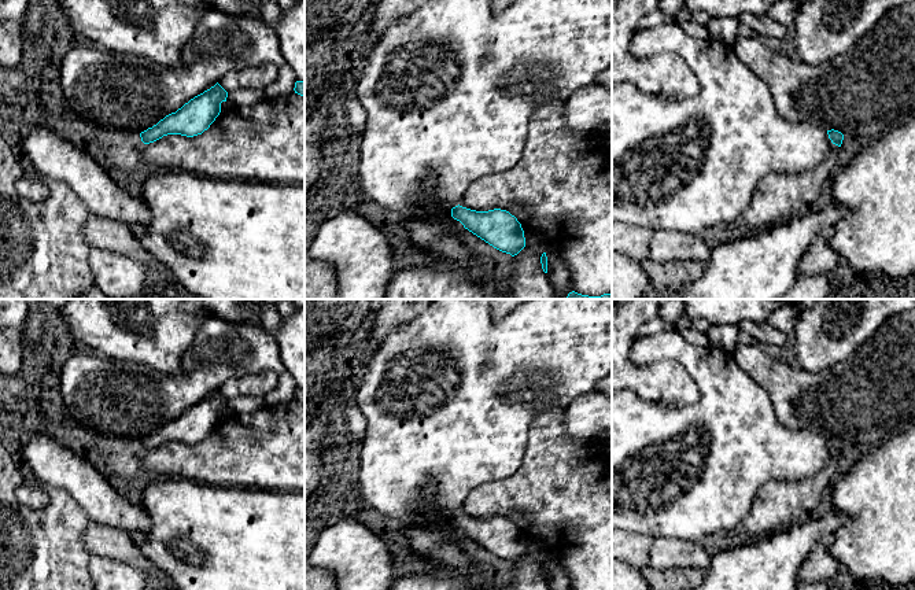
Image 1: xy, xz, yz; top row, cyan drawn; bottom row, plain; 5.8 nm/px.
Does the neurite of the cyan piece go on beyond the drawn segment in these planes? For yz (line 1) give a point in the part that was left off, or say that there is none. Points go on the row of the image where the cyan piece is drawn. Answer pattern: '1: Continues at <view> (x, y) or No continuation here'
1: No continuation here

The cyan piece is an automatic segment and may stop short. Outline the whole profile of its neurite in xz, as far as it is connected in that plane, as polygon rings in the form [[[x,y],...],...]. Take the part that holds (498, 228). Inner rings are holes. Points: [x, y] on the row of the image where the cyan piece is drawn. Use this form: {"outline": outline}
{"outline": [[[458,204],[451,209],[451,217],[494,248],[512,257],[525,247],[521,224],[506,210],[476,211]]]}

